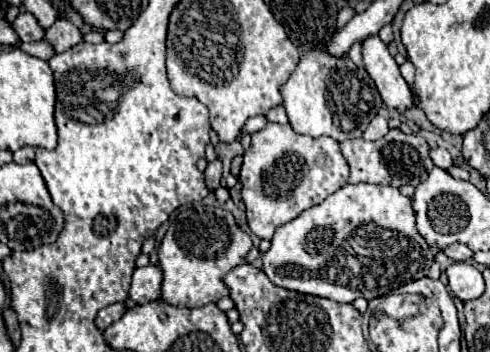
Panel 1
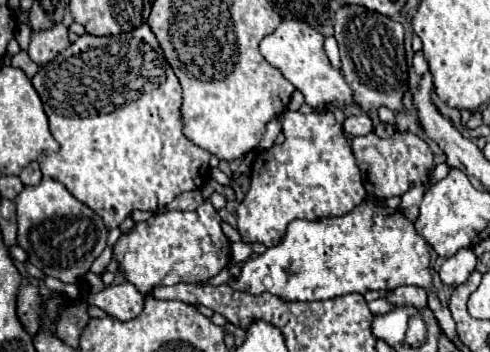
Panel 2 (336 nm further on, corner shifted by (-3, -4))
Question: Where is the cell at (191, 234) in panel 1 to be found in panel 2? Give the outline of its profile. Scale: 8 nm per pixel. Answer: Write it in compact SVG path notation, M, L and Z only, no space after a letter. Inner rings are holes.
M204 200L194 212L170 210L152 216L148 222L138 222L130 234L120 236L114 246L114 258L120 262L120 270L126 274L126 280L132 282L138 292L148 294L156 286L172 286L180 282L198 284L214 278L230 262L230 240L222 232L222 216L216 212L210 200Z

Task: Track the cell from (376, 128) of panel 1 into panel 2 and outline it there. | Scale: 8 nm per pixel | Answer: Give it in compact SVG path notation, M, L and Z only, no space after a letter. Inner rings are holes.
M358 114L358 116L348 116L346 120L344 120L344 132L348 134L348 136L366 136L366 134L370 134L374 130L374 124L372 124L372 120L370 120L370 116L368 114Z

